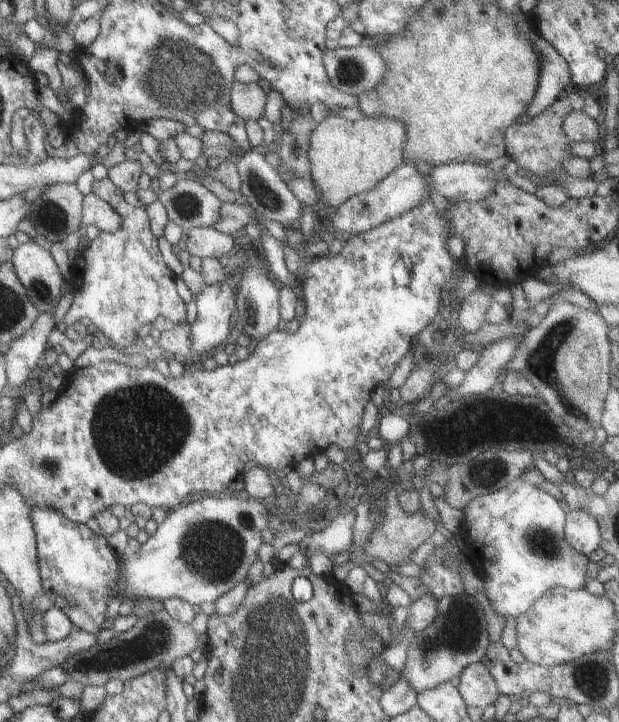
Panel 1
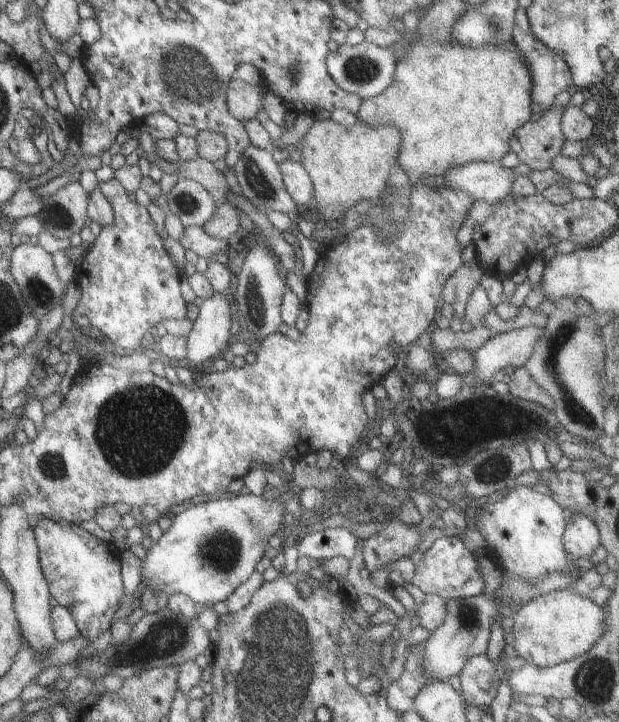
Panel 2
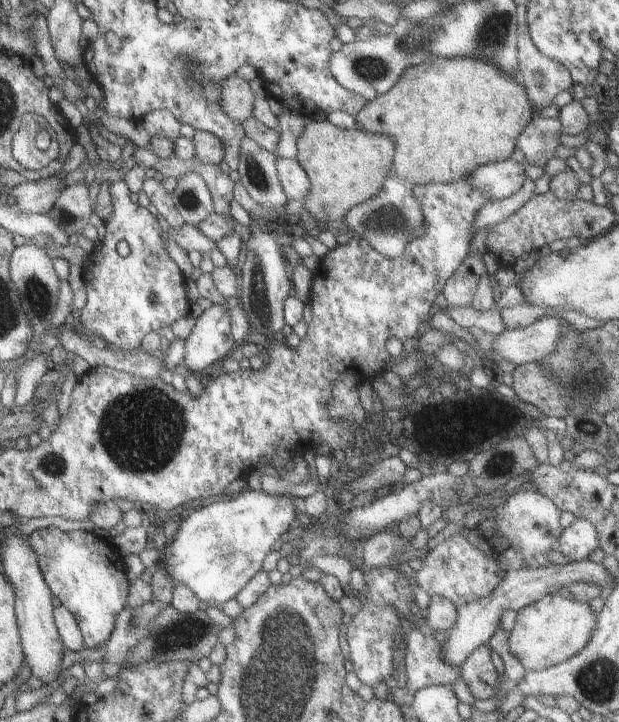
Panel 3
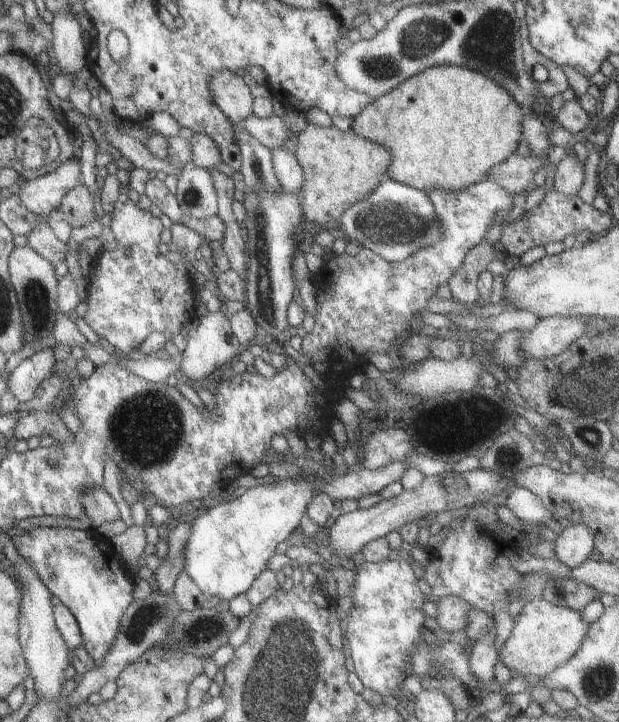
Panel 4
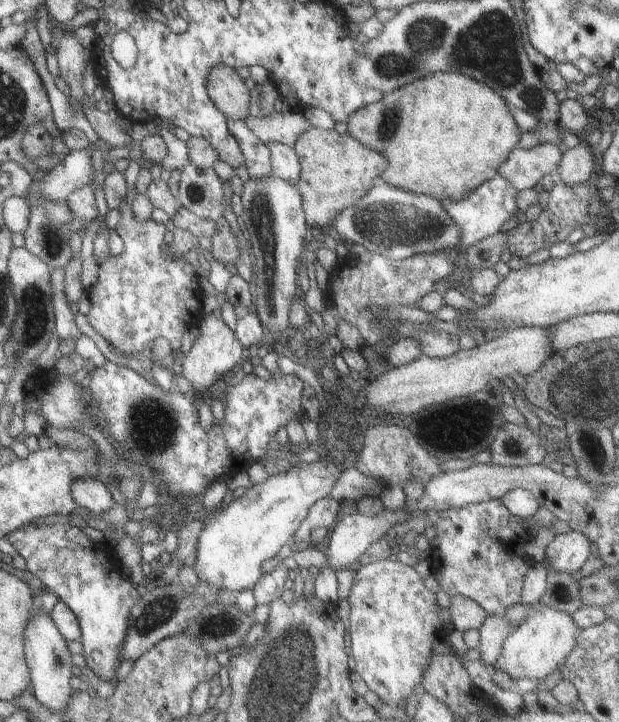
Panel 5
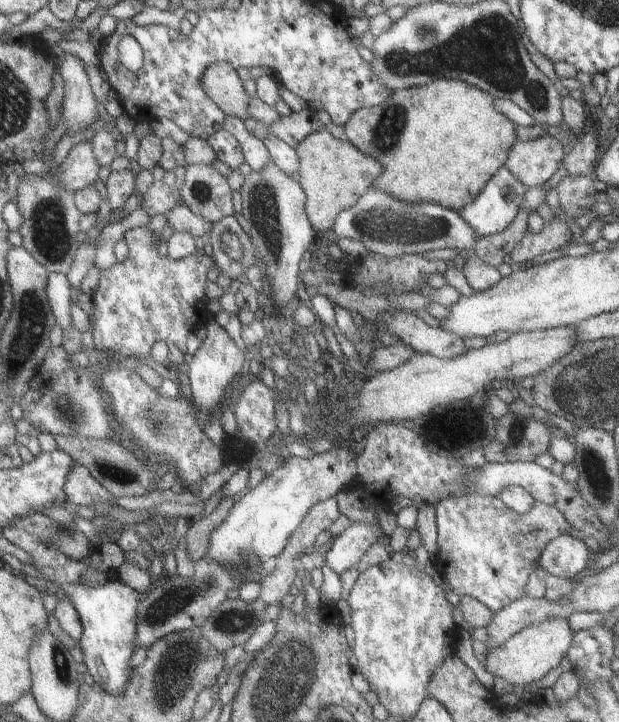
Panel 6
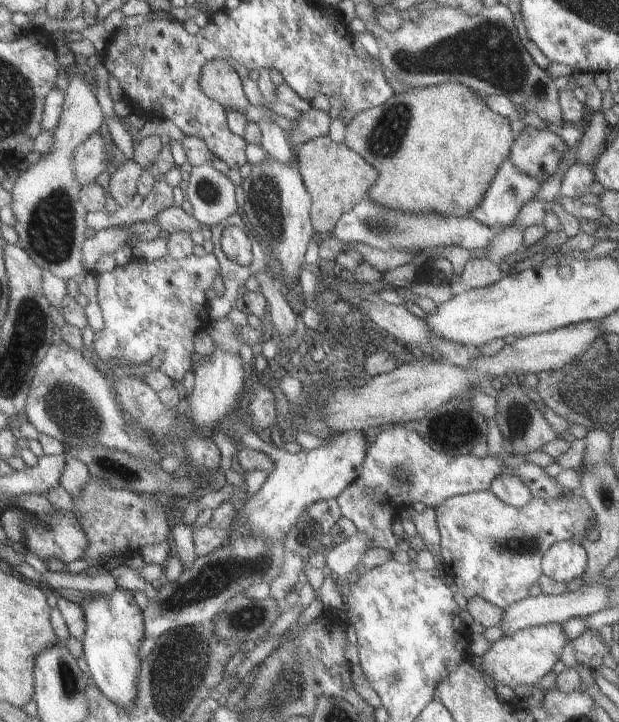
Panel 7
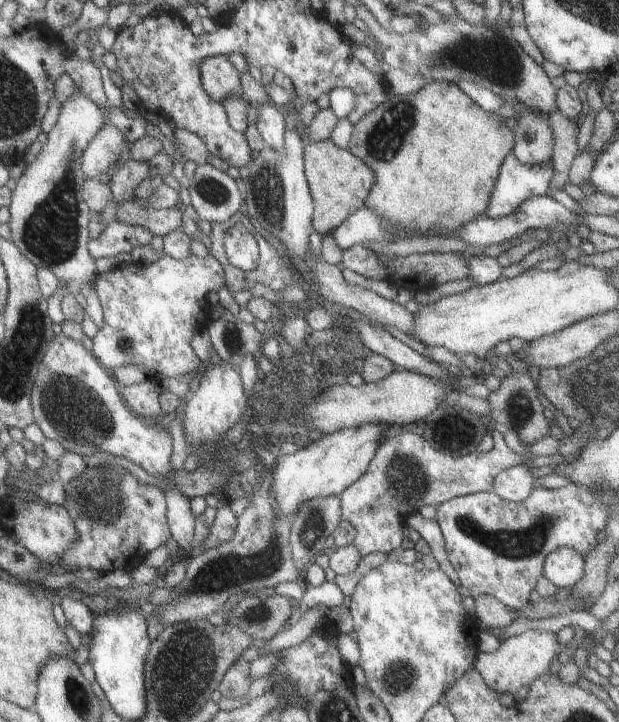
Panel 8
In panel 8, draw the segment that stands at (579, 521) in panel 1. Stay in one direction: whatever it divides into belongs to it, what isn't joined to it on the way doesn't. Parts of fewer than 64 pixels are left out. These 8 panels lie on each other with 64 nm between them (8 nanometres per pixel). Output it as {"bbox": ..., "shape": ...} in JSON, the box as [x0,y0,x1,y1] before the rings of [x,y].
{"bbox":[543,547,585,589],"shape":[[[560,547],[543,564],[543,575],[559,589],[573,587],[584,576],[585,558],[576,549]]]}

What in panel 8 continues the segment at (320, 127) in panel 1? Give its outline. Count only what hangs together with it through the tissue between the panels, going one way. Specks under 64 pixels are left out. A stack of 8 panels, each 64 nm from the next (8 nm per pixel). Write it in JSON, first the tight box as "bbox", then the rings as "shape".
{"bbox":[304,138,375,237],"shape":[[[329,138],[307,143],[304,147],[304,158],[305,175],[309,189],[311,190],[314,205],[311,218],[312,228],[316,230],[316,232],[319,232],[322,237],[332,235],[333,230],[339,224],[342,224],[342,221],[345,221],[348,216],[365,204],[365,198],[368,196],[370,190],[373,189],[375,183],[374,173],[372,169],[353,152],[337,147]]]}

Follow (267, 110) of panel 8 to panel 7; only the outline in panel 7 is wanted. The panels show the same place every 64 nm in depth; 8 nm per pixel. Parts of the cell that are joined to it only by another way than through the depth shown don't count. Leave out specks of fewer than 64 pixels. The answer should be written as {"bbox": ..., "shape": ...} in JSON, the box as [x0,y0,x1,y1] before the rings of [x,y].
{"bbox":[258,118,296,164],"shape":[[[270,118],[260,121],[258,124],[261,130],[260,144],[268,155],[284,164],[296,161],[296,157],[292,154],[287,134],[282,127]]]}

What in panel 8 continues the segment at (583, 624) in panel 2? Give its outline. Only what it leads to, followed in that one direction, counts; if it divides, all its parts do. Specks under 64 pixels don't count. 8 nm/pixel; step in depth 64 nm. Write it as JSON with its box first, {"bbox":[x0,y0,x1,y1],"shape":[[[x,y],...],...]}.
{"bbox":[474,630,562,697],"shape":[[[526,630],[522,634],[509,637],[502,641],[499,647],[491,653],[480,653],[474,661],[476,669],[484,682],[498,694],[510,693],[522,697],[529,684],[550,668],[550,663],[556,654],[562,652],[562,645],[554,633],[542,630]]]}

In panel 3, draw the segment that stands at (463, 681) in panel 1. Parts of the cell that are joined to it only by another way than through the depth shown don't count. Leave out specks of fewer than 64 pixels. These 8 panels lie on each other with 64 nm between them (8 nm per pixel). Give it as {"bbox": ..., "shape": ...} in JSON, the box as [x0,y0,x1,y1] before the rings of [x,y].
{"bbox":[461,643,499,699],"shape":[[[482,643],[461,664],[462,681],[470,687],[477,699],[493,697],[499,689],[499,672],[494,667],[490,654],[492,651],[489,643]]]}

